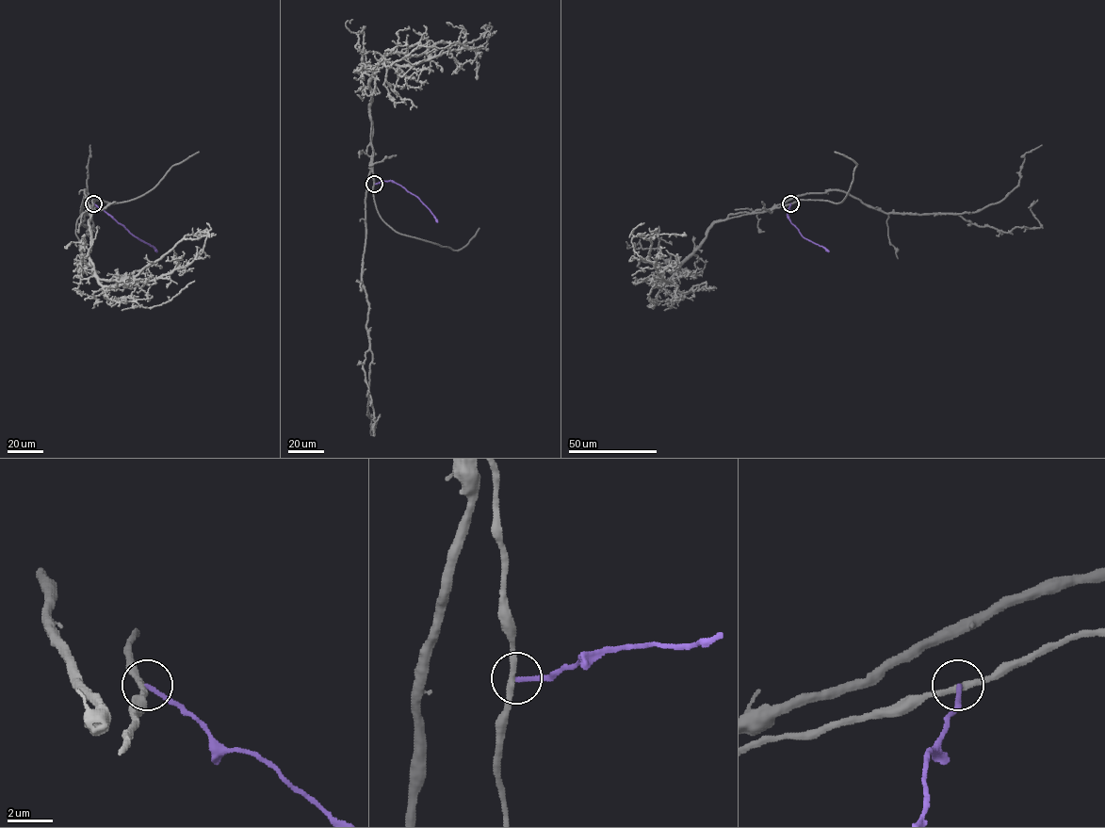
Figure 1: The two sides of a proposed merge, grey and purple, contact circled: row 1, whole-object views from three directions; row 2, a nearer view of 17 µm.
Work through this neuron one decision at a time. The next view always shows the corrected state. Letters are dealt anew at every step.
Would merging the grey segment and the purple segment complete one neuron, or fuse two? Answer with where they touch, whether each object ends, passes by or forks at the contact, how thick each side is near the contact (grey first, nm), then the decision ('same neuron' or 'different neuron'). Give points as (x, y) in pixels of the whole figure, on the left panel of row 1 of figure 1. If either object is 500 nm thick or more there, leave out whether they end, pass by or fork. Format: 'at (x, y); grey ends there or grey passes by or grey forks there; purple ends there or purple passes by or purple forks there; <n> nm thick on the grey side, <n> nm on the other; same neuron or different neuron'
at (93, 203); grey passes by; purple ends there; 280 nm thick on the grey side, 200 nm on the other; different neuron

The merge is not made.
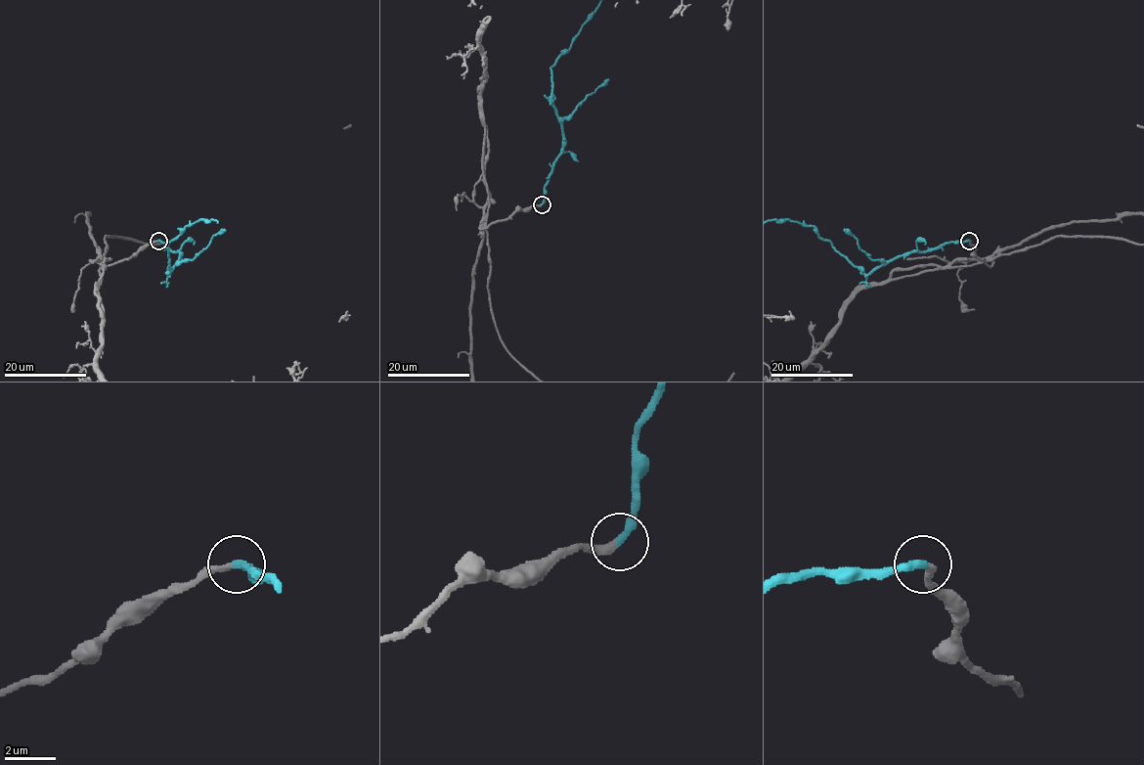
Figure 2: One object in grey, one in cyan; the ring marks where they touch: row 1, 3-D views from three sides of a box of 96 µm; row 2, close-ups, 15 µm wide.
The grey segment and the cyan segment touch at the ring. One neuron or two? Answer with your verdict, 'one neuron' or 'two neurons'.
one neuron

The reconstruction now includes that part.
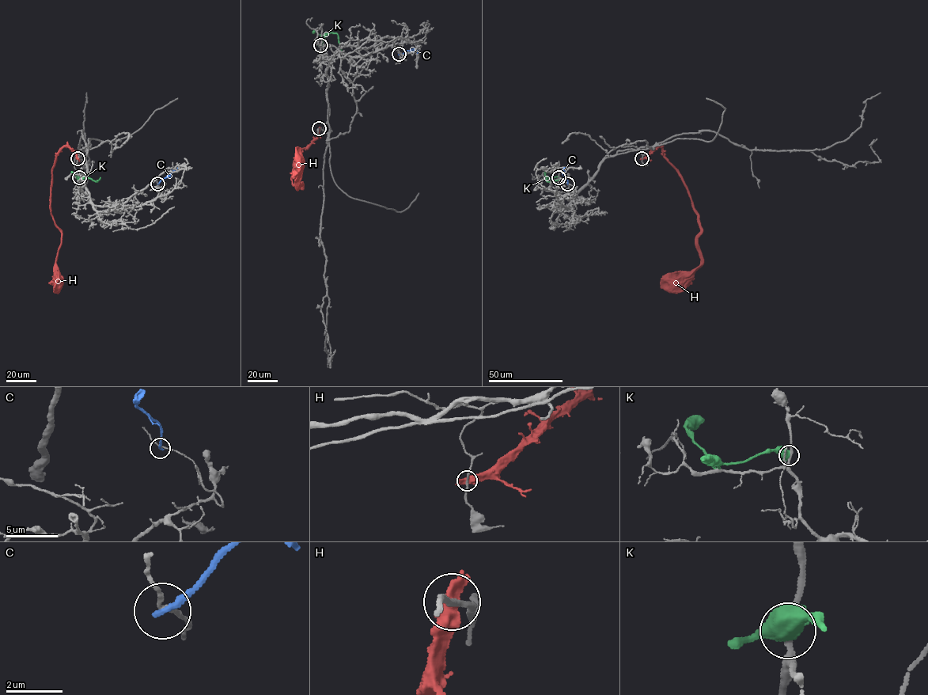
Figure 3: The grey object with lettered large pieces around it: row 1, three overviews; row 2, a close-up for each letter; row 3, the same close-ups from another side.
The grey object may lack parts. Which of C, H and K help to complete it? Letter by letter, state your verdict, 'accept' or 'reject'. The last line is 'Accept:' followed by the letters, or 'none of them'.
C: reject
H: reject
K: reject
Accept: none of them

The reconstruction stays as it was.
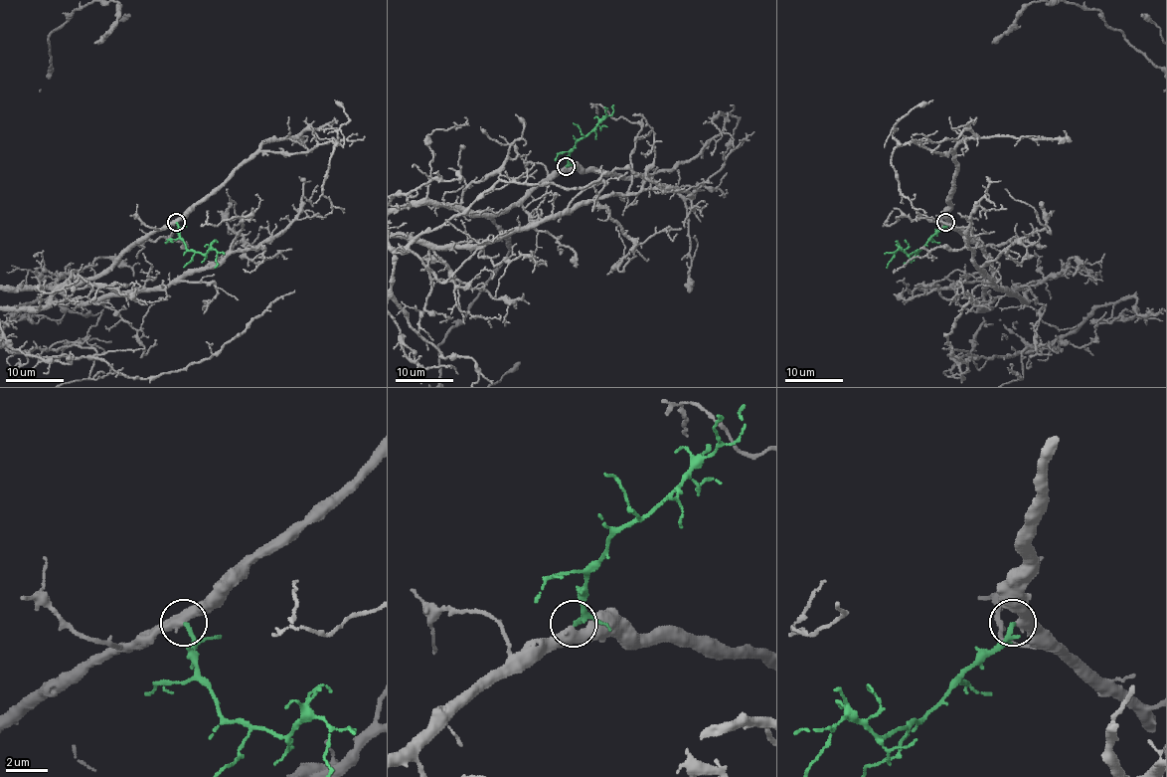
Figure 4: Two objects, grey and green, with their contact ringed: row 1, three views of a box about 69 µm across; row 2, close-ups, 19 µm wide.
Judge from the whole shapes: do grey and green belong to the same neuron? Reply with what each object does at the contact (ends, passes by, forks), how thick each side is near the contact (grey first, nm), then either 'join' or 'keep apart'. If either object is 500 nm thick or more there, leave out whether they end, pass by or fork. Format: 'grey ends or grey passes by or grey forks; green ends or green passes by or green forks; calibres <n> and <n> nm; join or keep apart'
grey passes by; green ends; calibres 440 and 240 nm; join

